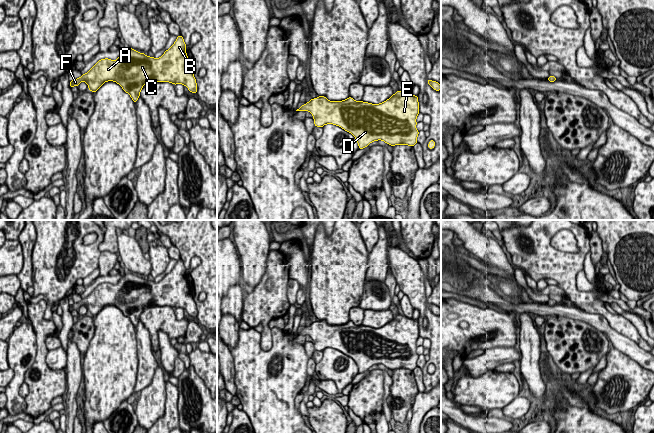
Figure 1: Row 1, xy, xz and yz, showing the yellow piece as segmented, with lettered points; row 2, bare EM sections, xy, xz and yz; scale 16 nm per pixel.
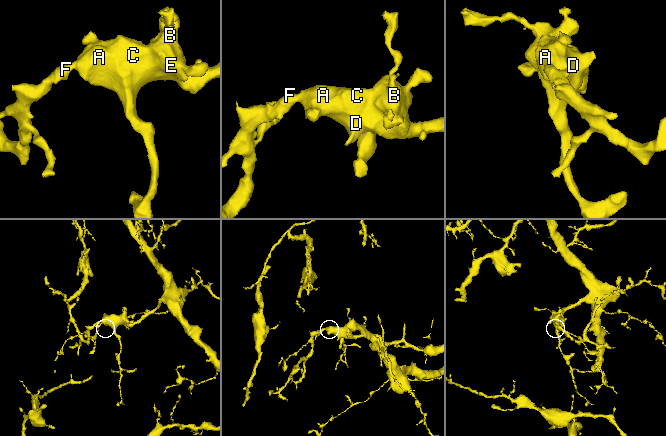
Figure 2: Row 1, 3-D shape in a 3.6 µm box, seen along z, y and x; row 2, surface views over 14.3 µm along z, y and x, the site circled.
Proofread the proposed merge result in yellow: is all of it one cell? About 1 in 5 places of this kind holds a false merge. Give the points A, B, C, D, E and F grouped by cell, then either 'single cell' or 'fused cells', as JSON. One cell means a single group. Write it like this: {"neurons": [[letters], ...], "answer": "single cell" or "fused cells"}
{"neurons": [["A", "B", "C", "D", "E", "F"]], "answer": "single cell"}

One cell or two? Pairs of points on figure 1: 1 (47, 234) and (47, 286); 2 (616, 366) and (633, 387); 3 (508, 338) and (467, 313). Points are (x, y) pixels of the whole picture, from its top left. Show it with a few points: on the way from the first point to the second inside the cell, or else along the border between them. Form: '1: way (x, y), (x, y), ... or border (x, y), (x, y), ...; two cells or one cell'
1: way (47, 247), (47, 257), (42, 267), (47, 273); one cell
2: way (621, 371), (629, 382); one cell
3: way (499, 328), (497, 326), (480, 326), (477, 323); one cell

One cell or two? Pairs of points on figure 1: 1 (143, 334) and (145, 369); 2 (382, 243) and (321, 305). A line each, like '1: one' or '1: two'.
1: one
2: two

